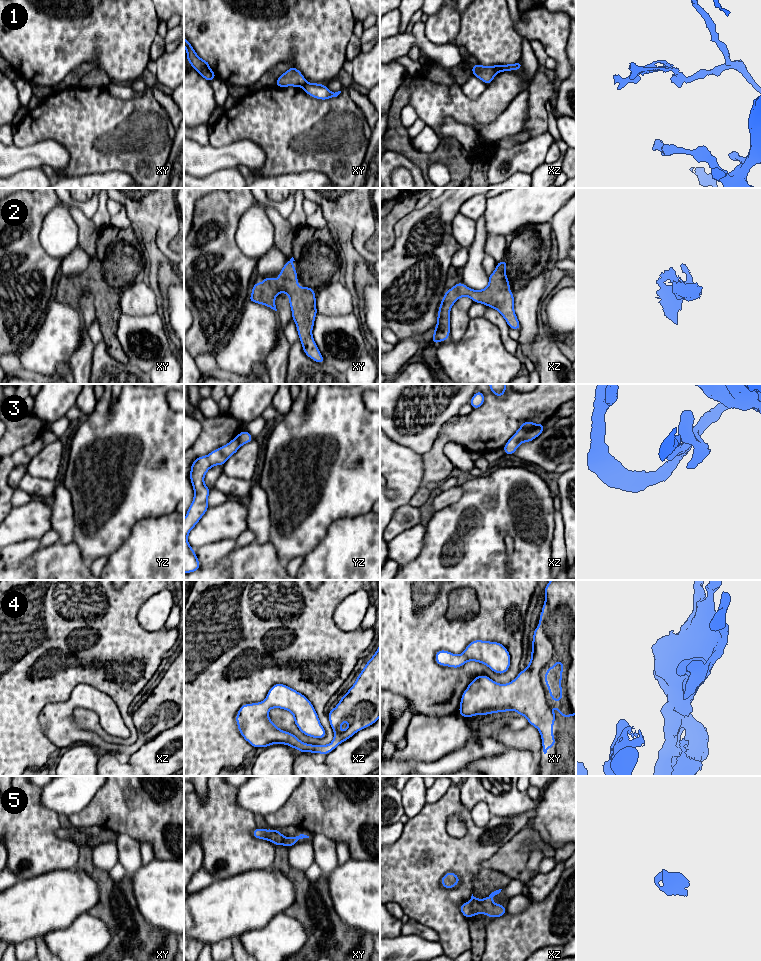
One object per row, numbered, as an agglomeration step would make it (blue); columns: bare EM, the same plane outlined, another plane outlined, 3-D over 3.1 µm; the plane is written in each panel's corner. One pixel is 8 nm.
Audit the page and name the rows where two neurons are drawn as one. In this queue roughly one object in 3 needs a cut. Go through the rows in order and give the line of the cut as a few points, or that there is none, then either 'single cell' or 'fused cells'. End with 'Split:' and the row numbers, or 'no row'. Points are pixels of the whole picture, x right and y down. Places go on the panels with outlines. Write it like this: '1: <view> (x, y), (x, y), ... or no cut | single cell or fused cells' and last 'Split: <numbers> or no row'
1: xy (307, 82), (302, 87) | fused cells
2: no cut | single cell
3: no cut | single cell
4: no cut | single cell
5: no cut | single cell
Split: 1

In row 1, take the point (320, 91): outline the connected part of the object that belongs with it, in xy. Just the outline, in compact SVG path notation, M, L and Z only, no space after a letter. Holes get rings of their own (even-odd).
M307 83L302 88L309 96L320 100L327 100L333 97L337 97L341 93L341 91L335 93L331 92L325 84L318 83Z

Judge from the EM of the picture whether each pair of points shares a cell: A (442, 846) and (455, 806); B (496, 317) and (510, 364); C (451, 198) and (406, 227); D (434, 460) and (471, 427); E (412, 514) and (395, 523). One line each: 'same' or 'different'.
A: same
B: different
C: same
D: same
E: same

